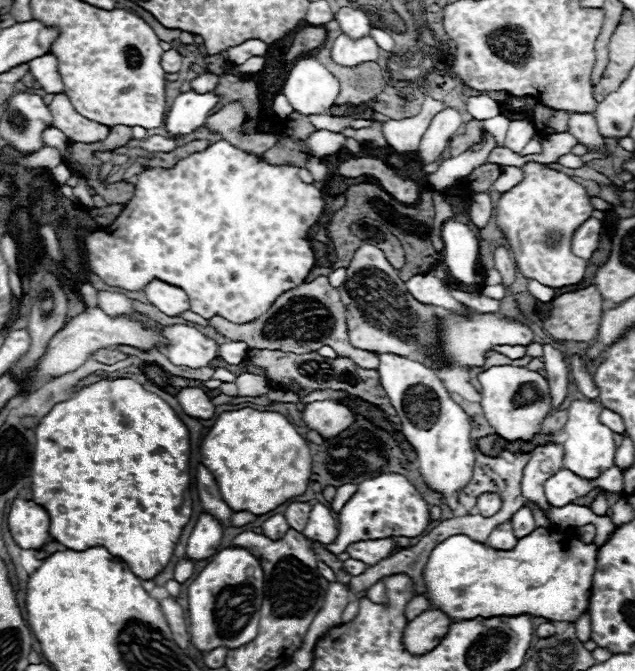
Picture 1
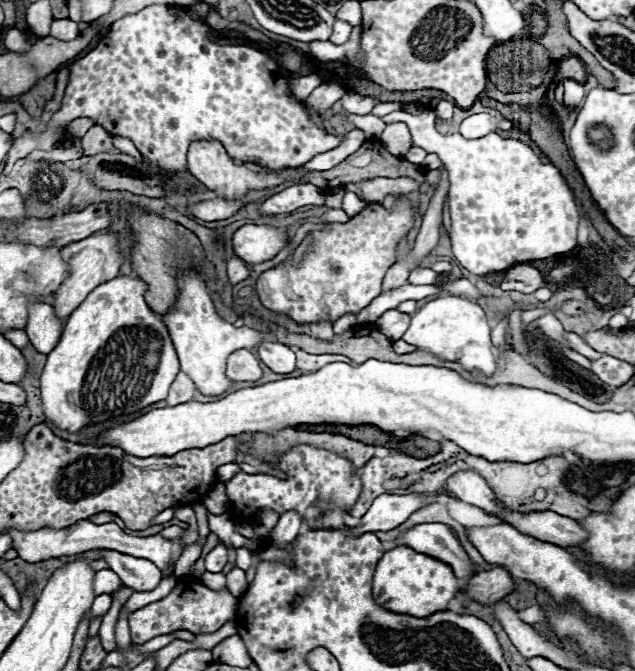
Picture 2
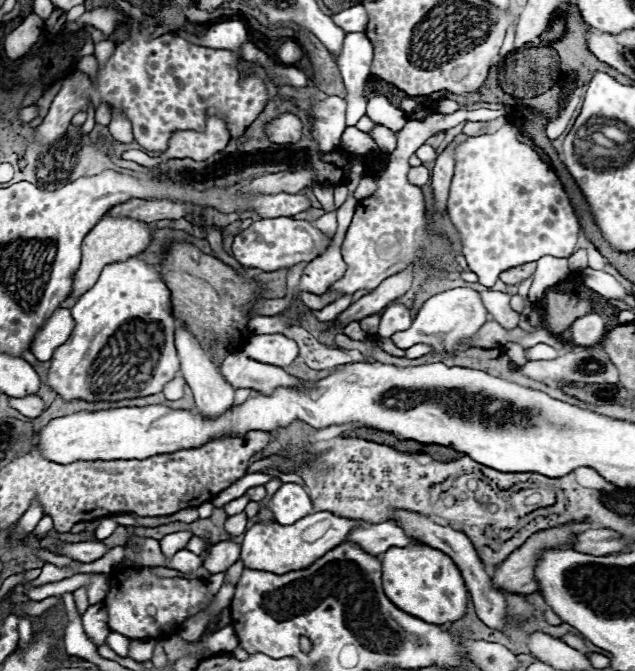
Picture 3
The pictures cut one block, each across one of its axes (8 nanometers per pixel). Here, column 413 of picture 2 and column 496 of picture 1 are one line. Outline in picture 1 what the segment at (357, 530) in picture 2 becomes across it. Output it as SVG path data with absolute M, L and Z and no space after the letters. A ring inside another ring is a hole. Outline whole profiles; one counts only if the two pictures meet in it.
M486 492L482 496L478 496L478 502L476 502L476 512L490 518L494 516L498 510L502 508L502 498L498 494L492 494L492 492Z

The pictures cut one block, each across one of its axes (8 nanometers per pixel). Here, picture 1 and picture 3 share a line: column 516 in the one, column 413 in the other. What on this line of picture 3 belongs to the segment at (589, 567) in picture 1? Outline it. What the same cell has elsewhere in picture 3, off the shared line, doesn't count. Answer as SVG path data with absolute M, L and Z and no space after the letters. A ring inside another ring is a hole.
M408 544L404 548L388 548L382 560L382 584L386 596L404 612L430 624L456 622L466 614L468 590L454 560L432 546Z

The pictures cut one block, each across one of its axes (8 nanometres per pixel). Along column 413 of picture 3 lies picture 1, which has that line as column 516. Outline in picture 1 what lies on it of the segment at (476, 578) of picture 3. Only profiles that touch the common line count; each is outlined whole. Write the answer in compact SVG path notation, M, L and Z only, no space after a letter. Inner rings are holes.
M520 508L514 516L512 516L512 528L516 530L516 536L518 538L524 538L528 534L532 534L536 530L536 524L534 524L534 514L530 508Z

